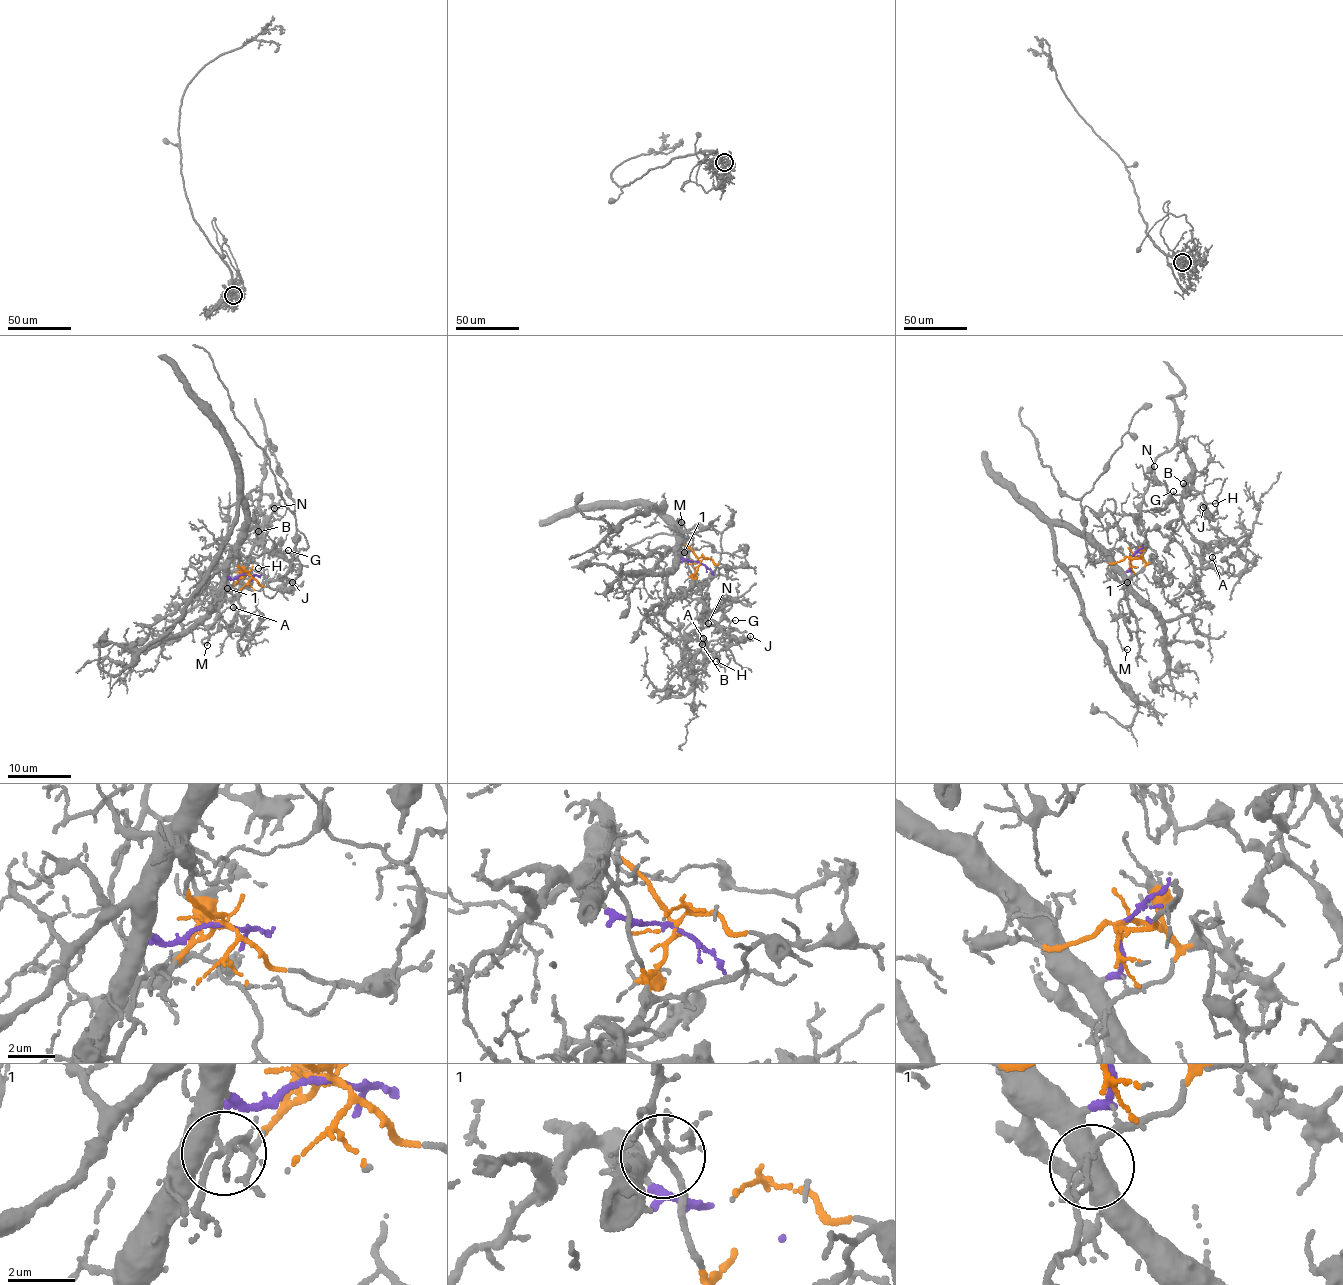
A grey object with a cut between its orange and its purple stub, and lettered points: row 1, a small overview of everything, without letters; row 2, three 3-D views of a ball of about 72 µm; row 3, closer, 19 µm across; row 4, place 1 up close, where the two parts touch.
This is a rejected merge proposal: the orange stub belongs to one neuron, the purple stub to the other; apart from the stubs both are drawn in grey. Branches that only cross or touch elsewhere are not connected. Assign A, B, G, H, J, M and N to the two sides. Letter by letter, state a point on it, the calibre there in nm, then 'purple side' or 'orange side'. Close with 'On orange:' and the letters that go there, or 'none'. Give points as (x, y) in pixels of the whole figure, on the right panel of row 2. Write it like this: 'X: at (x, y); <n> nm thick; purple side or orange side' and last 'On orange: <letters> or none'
A: at (1212, 557); 150 nm thick; orange side
B: at (1183, 483); 130 nm thick; orange side
G: at (1173, 491); 90 nm thick; orange side
H: at (1215, 503); 90 nm thick; orange side
J: at (1203, 507); 160 nm thick; orange side
M: at (1127, 649); 110 nm thick; orange side
N: at (1154, 466); 120 nm thick; orange side
On orange: A, B, G, H, J, M, N

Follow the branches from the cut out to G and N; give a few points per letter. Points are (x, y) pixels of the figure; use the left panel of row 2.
G: (248, 574), (223, 586), (217, 564), (228, 508), (249, 492), (259, 492), (260, 544), (275, 554), (288, 550)
N: (248, 574), (223, 586), (217, 564), (228, 508), (260, 493), (262, 539), (249, 554), (258, 557), (274, 508)

